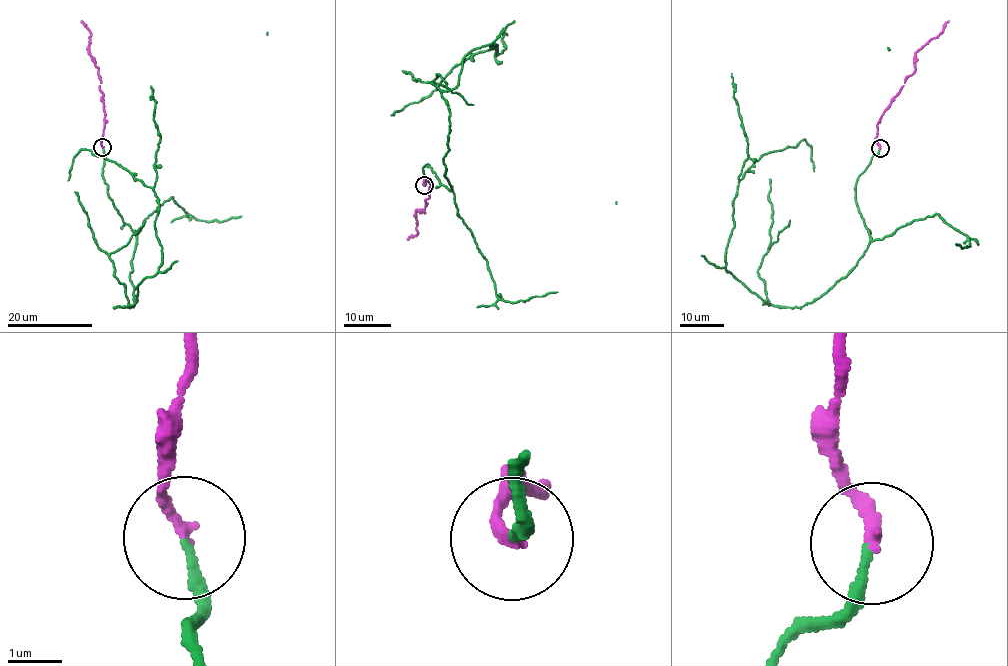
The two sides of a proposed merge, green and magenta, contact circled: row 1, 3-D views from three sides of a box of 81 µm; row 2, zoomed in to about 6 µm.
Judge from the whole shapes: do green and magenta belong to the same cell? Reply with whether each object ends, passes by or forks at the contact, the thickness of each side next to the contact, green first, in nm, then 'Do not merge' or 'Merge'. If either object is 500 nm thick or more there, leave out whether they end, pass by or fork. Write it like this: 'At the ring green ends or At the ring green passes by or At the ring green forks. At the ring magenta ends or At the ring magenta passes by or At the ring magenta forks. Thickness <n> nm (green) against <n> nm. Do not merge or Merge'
At the ring green ends. At the ring magenta ends. Thickness 160 nm (green) against 200 nm. Merge

